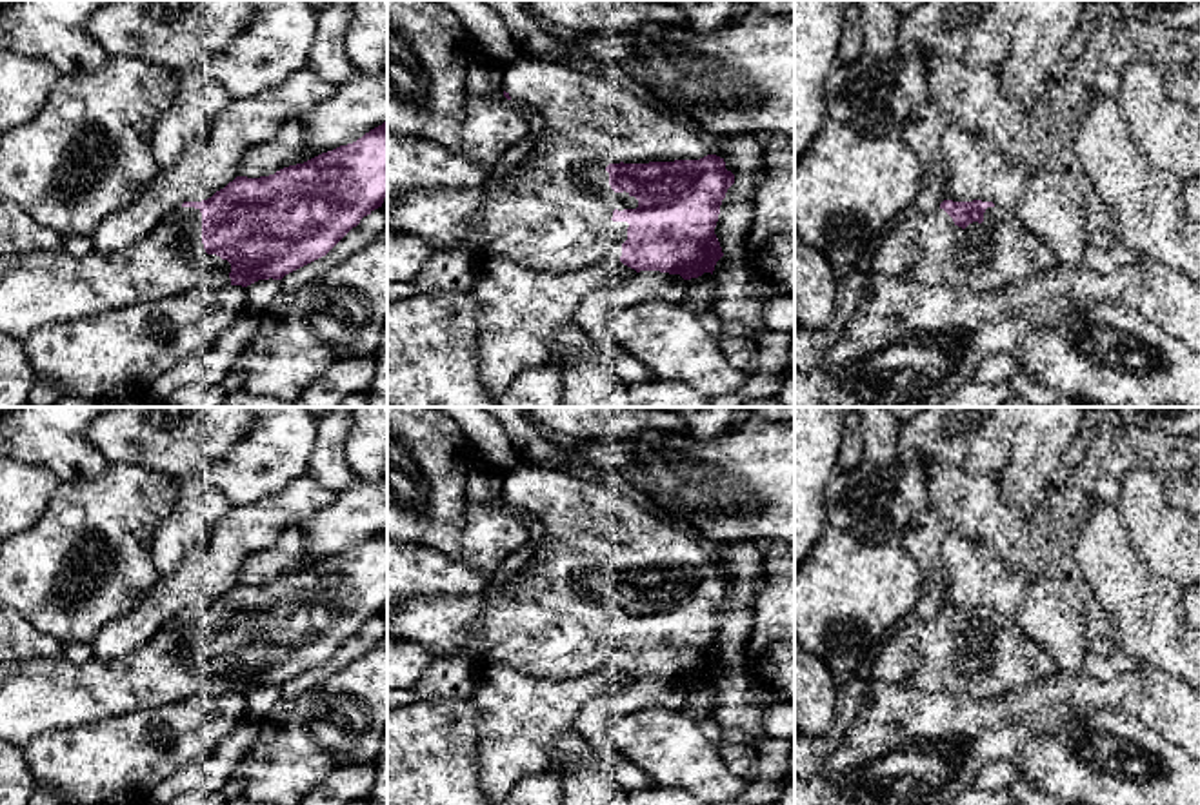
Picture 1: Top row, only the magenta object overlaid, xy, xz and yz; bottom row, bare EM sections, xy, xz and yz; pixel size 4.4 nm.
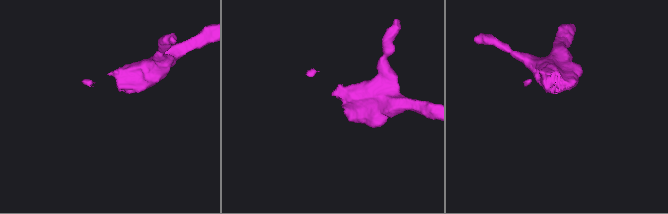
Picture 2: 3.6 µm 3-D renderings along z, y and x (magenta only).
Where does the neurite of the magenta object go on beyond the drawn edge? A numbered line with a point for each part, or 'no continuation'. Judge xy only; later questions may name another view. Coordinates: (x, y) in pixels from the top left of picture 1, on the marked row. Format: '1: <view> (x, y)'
1: xy (37, 289)

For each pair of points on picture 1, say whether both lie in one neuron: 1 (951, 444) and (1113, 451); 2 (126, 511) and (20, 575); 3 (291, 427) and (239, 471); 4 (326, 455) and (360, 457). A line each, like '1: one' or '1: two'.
1: two
2: one
3: one
4: two

